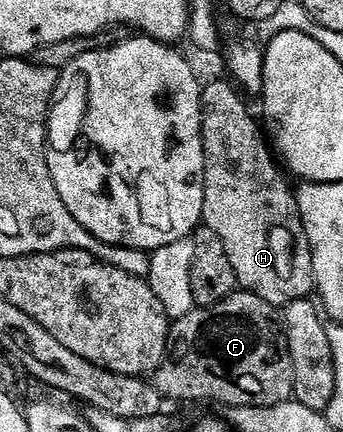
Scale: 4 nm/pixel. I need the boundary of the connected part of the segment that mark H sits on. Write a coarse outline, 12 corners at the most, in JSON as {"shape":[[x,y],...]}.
{"shape":[[229,80],[202,90],[204,225],[272,306],[316,289],[295,190]]}

